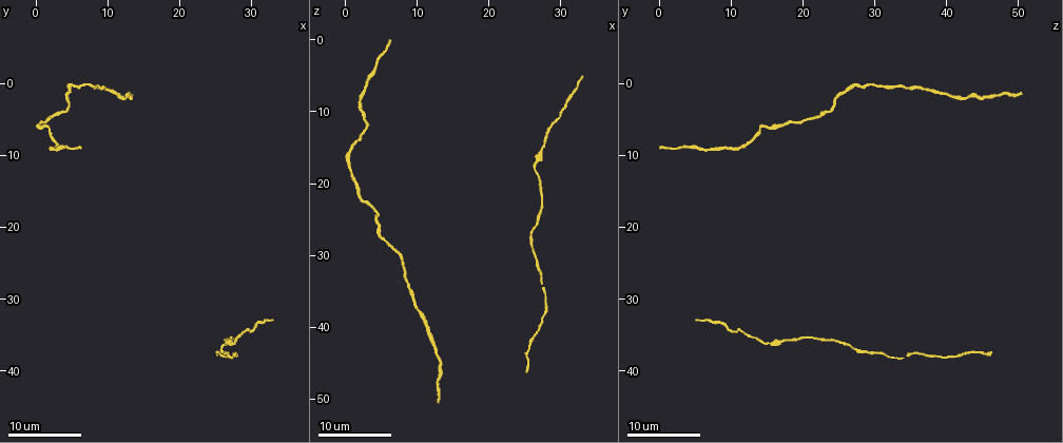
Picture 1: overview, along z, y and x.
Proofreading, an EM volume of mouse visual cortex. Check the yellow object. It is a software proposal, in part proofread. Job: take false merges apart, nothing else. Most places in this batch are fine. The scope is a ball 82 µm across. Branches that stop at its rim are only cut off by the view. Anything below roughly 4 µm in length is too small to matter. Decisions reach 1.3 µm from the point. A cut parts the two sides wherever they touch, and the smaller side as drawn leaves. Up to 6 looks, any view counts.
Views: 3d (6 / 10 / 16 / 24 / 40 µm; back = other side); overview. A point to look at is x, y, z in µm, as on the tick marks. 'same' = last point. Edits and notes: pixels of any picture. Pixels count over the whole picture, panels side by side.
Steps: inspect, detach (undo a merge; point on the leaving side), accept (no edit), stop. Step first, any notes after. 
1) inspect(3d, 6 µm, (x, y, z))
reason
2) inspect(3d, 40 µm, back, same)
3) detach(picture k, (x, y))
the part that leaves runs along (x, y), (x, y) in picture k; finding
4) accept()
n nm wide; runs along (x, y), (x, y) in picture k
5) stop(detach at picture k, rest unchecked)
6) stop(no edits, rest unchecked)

inspect(3d, 16 µm, (26.5, 35.5, 17.0))
sudden change in width

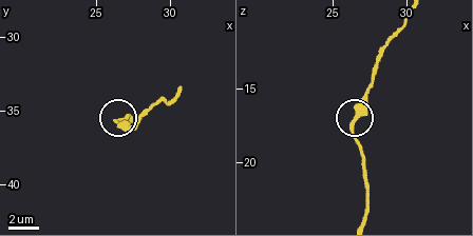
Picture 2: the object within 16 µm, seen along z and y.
inspect(3d, 6 µm, same)
closer look

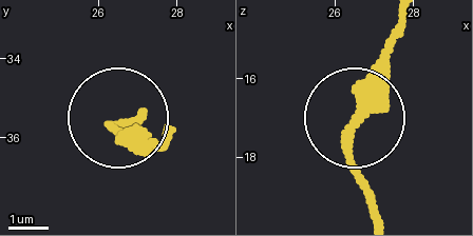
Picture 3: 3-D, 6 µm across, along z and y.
accept()
290 nm wide; one neuron here

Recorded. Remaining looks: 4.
inspect(3d, 16 µm, (29.5, 34.5, 11.5))
thick turns thin

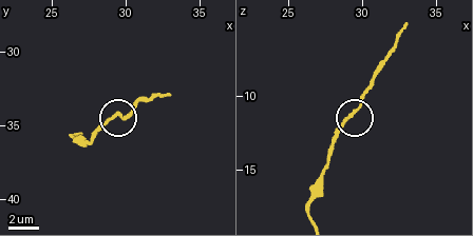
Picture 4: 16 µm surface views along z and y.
accept()
160 nm wide; one neuron here

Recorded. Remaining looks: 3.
inspect(3d, 6 µm, (12.5, 1.5, 43.5))
a narrow waist

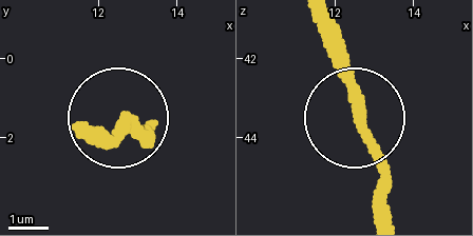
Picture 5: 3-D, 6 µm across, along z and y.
inspect(3d, 6 µm, back, (12.55, 1.80, 43.10))
other side

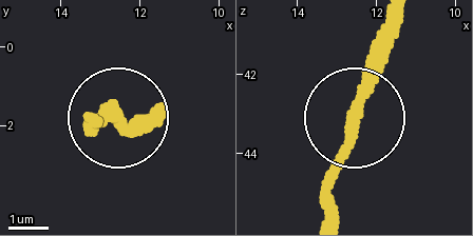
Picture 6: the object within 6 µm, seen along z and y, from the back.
accept()
continuous, no second neuron

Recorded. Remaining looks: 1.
stop(no edits, rest unchecked)

